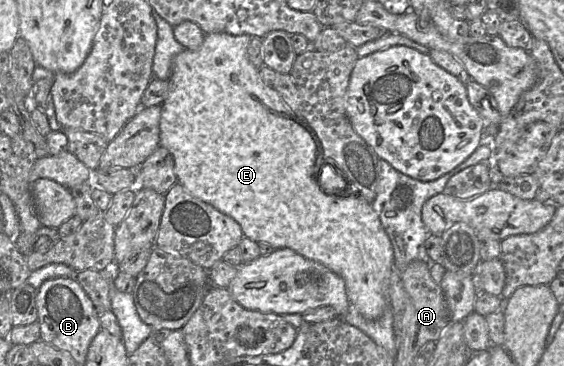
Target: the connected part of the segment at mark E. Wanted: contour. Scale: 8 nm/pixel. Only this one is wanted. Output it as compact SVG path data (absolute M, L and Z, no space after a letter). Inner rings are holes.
M228 33L206 34L201 47L197 50L184 49L173 60L168 95L161 105L160 143L174 158L174 172L177 183L180 183L192 196L215 207L220 212L233 218L241 227L243 235L257 242L265 242L274 249L290 248L303 257L319 262L335 272L345 281L346 292L351 308L359 312L367 320L380 318L389 307L389 283L394 269L394 251L379 215L371 203L357 195L344 192L335 196L325 192L317 181L317 172L324 161L320 142L307 122L293 113L283 102L280 94L267 86L261 78L260 71L249 60L247 48L251 40L247 34L231 35Z

